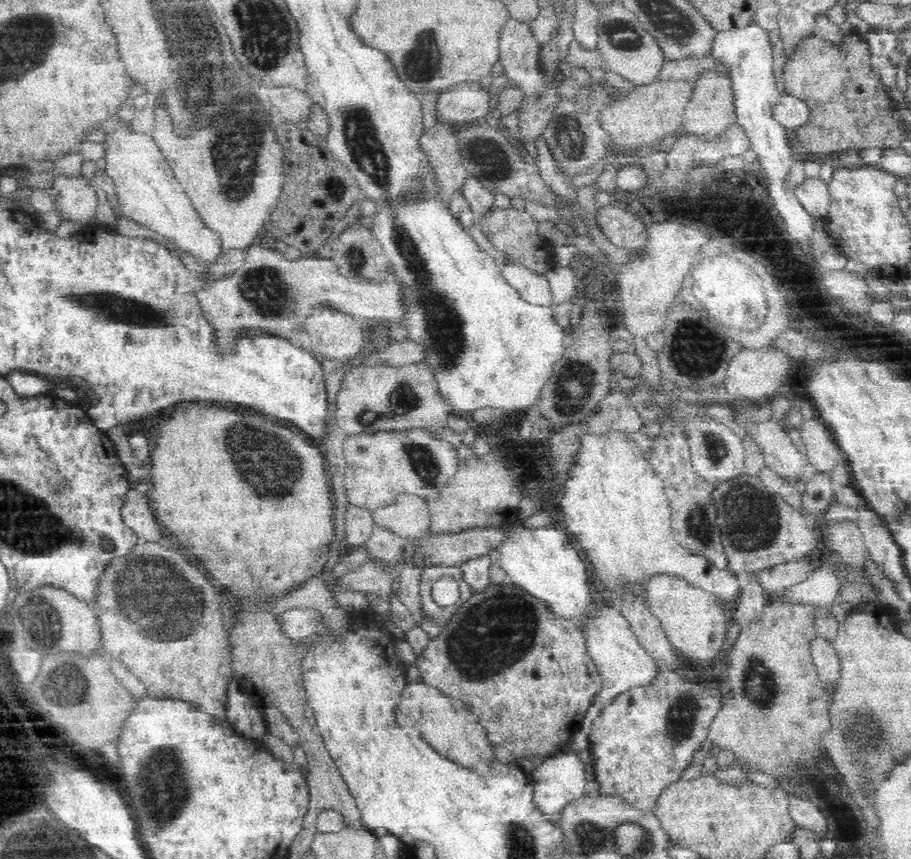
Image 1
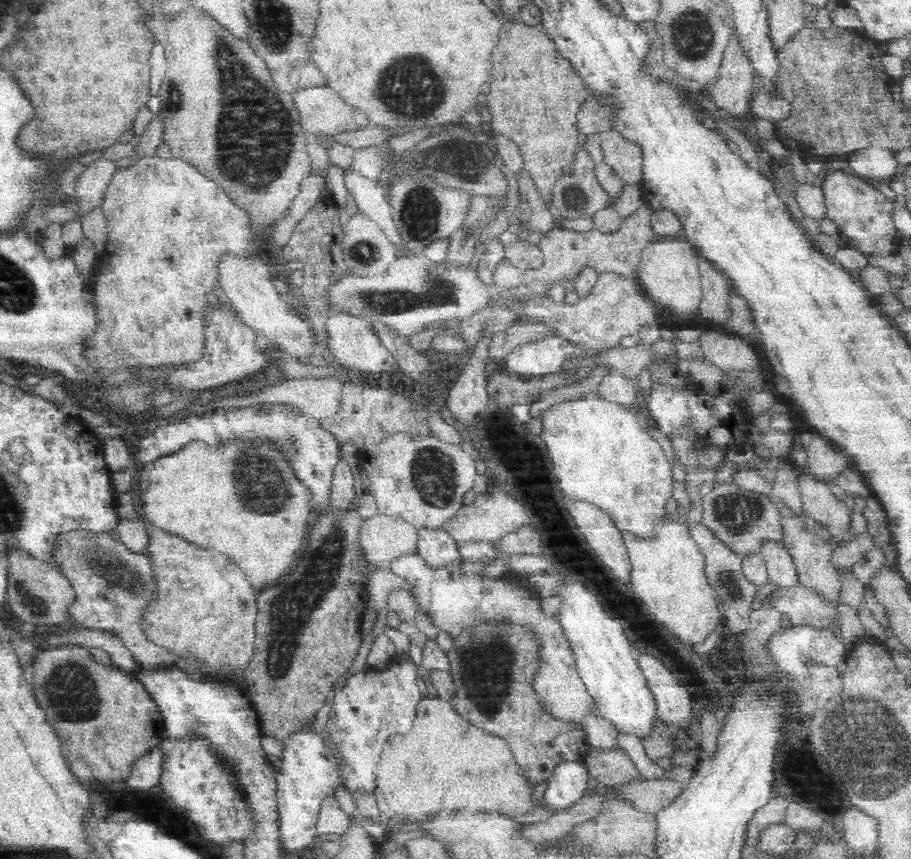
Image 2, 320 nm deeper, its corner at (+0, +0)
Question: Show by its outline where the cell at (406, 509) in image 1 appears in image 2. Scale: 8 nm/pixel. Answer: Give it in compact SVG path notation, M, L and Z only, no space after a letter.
M376 513L363 519L359 544L370 569L390 570L389 562L399 556L417 552L419 528L406 519Z

